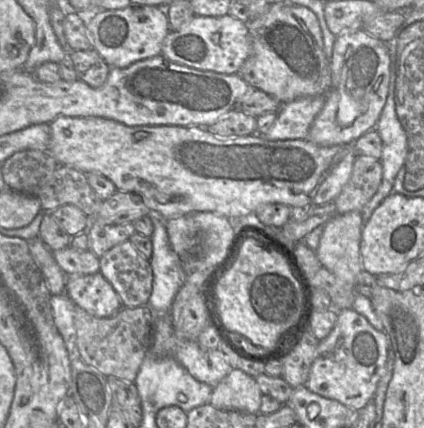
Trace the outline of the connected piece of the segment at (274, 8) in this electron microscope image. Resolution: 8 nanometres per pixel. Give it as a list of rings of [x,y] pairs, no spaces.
[[[290,3],[271,4],[262,16],[246,22],[251,39],[251,53],[238,74],[253,88],[271,95],[281,104],[305,96],[326,95],[332,85],[330,60],[326,56],[323,35],[316,15],[307,7]]]

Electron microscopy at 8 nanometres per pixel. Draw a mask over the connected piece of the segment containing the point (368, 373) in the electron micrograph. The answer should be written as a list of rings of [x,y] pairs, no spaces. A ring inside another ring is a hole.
[[[331,303],[328,310],[335,313],[338,318],[329,335],[319,341],[305,387],[324,398],[336,400],[347,407],[359,410],[374,398],[377,384],[386,367],[389,337],[386,333],[376,330],[364,316],[353,309],[340,309]]]

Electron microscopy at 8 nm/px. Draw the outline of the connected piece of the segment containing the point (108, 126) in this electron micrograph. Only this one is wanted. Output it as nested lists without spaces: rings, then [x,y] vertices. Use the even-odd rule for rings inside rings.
[[[59,116],[55,118],[50,125],[50,142],[47,150],[59,162],[60,165],[66,165],[78,169],[85,173],[97,172],[111,180],[117,190],[138,195],[144,204],[164,219],[168,220],[174,217],[193,214],[195,212],[213,212],[223,215],[227,218],[238,218],[254,213],[262,204],[282,203],[289,207],[303,206],[305,204],[315,204],[317,206],[333,201],[340,193],[343,186],[349,180],[357,153],[353,143],[338,144],[328,147],[318,146],[308,139],[290,139],[290,140],[268,140],[259,133],[239,137],[218,137],[211,134],[205,127],[200,126],[177,126],[177,125],[138,125],[127,126],[116,120],[88,116],[88,117],[70,117]]]

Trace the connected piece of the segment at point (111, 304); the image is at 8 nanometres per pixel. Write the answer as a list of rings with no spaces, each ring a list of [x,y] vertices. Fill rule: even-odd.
[[[100,272],[67,276],[65,294],[77,307],[98,318],[112,317],[123,307],[118,294]]]

